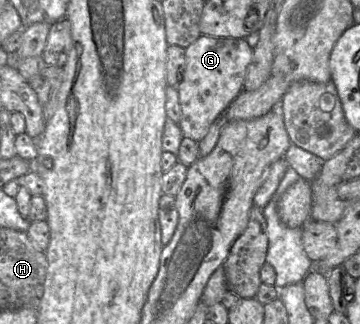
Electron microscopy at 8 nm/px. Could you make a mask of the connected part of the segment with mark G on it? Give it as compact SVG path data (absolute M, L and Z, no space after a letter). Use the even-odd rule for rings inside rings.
M201 35L185 49L186 66L182 82L177 87L181 107L178 125L184 137L200 142L207 135L215 119L225 113L244 89L246 71L252 55L253 49L245 38Z

